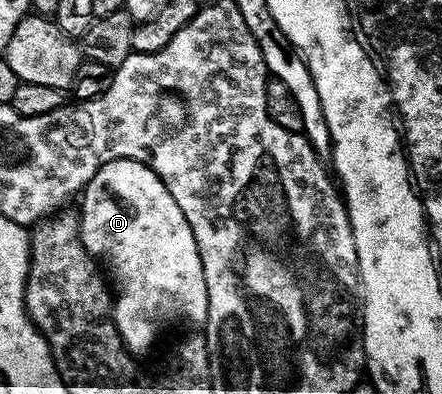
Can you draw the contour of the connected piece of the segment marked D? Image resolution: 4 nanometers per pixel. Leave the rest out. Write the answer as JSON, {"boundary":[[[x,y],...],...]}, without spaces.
{"boundary":[[[116,159],[98,169],[95,177],[91,177],[85,186],[80,199],[81,243],[111,276],[111,291],[115,296],[111,303],[111,314],[126,352],[138,357],[144,351],[151,350],[157,334],[172,323],[204,324],[209,318],[209,302],[203,261],[199,257],[191,225],[187,225],[187,217],[183,217],[183,209],[175,205],[175,197],[167,193],[167,185],[163,185],[159,176],[139,161]]]}

